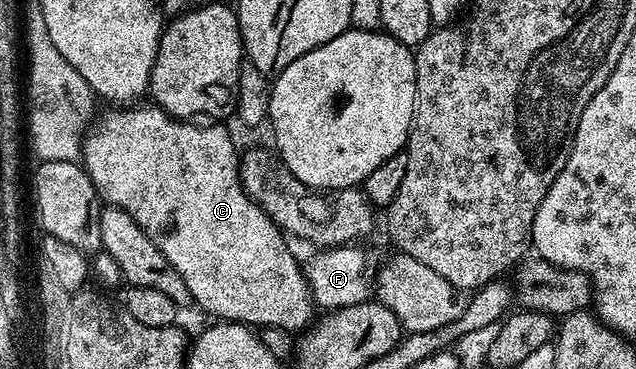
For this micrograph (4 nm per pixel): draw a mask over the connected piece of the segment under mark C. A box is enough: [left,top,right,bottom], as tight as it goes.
[82,104,314,331]

